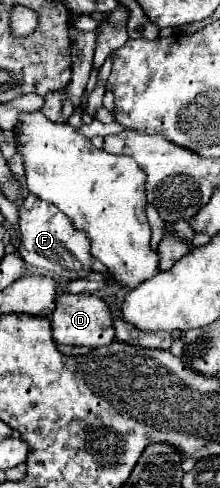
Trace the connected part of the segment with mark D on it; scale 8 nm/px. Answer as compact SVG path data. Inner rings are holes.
M62 294L56 298L56 310L52 314L52 334L60 344L70 346L106 346L114 340L114 326L108 304L94 294Z

